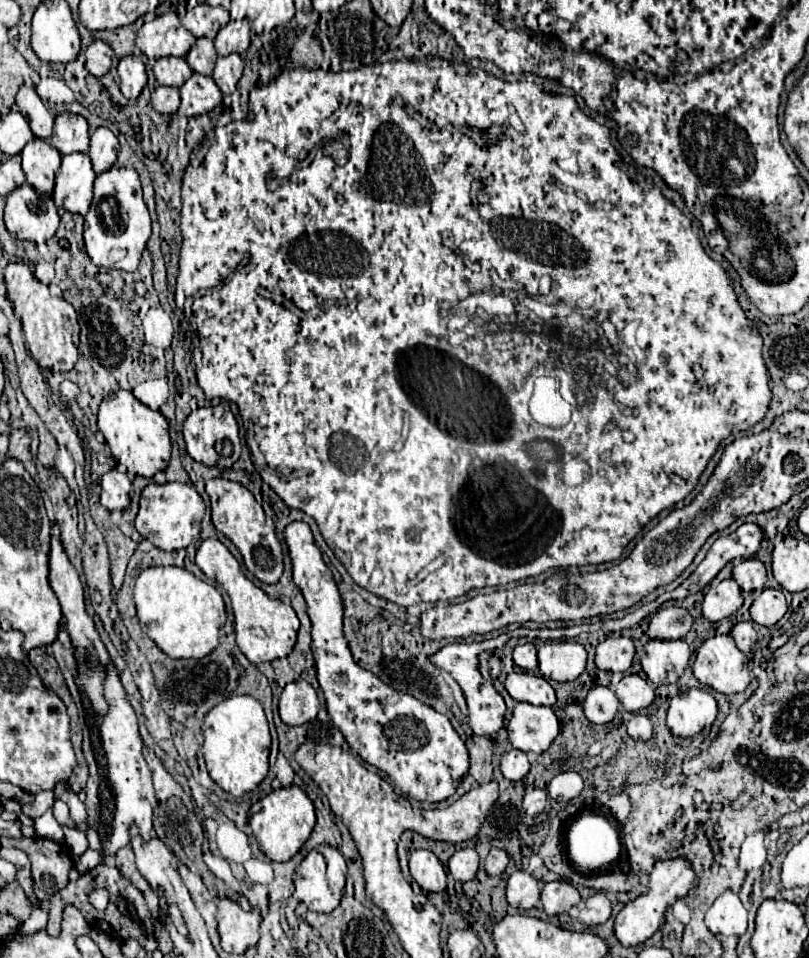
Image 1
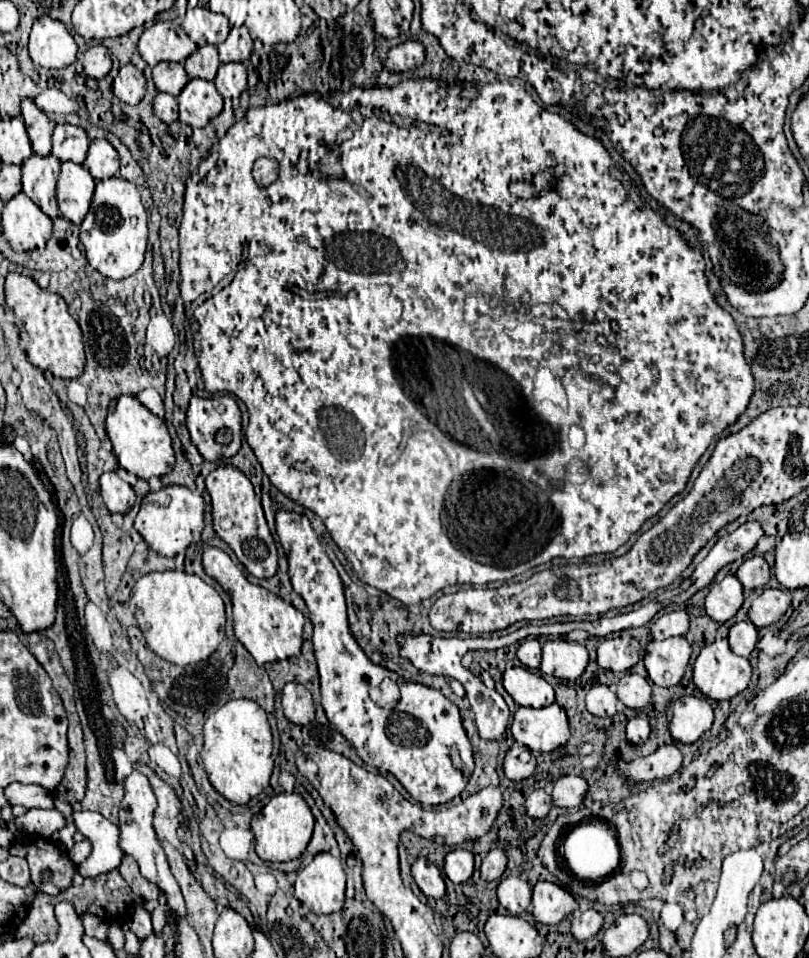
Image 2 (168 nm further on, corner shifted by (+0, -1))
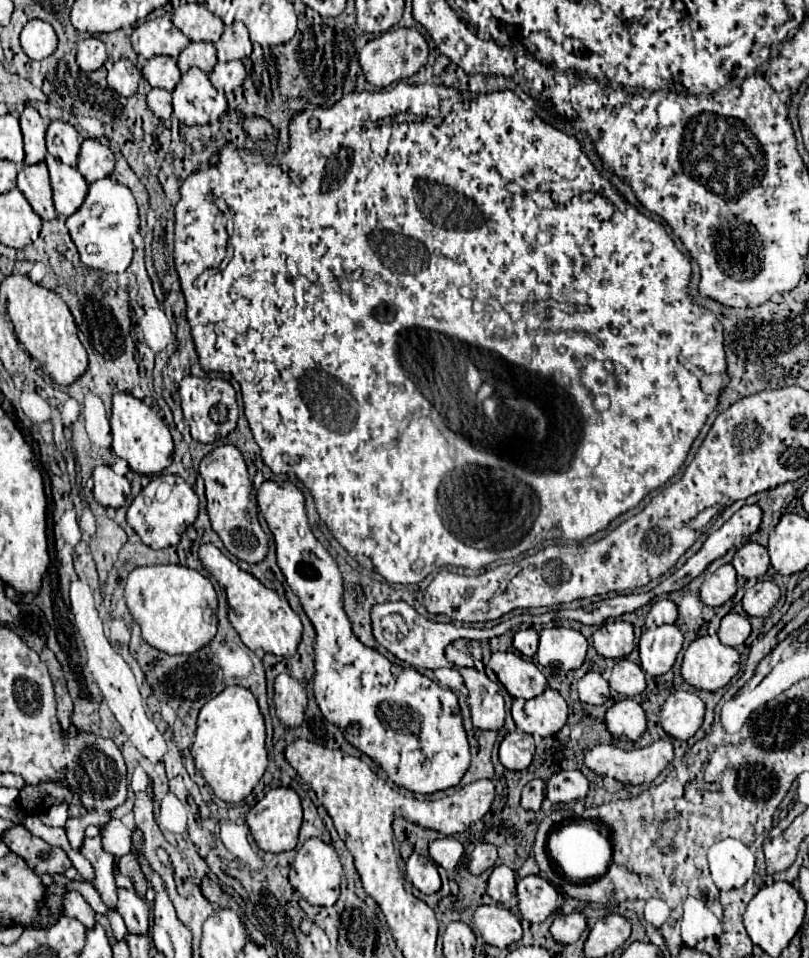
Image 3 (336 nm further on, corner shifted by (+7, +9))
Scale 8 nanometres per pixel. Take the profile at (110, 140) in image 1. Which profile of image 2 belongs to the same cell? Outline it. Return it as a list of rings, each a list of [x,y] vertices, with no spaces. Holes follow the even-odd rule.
[[[93,139],[89,145],[87,159],[83,163],[89,173],[99,181],[117,175],[119,171],[119,155],[115,147],[107,139]]]

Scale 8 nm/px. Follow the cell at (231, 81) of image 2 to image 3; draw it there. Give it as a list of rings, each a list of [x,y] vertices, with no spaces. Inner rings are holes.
[[[228,61],[228,63],[218,63],[214,71],[210,73],[210,81],[218,91],[230,93],[236,87],[240,87],[246,79],[246,71],[242,61]]]

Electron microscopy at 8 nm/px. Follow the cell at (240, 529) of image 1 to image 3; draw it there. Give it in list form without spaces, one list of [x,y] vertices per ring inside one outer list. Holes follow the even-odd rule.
[[[232,443],[218,445],[200,461],[198,471],[206,485],[208,515],[212,521],[212,529],[220,535],[224,547],[240,561],[246,561],[250,565],[260,563],[268,553],[268,539],[256,517],[256,505],[252,499],[254,489],[242,453]]]

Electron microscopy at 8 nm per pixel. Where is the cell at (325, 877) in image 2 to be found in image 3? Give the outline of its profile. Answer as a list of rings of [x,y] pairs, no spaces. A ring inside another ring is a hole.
[[[308,839],[302,845],[302,849],[298,849],[296,859],[290,865],[290,883],[294,891],[298,891],[310,905],[330,907],[339,898],[340,881],[342,881],[342,865],[334,847],[324,843],[322,839]]]

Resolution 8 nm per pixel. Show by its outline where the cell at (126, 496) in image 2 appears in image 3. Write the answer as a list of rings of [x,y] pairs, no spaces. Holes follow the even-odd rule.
[[[100,465],[94,469],[94,499],[102,507],[122,507],[126,503],[126,497],[130,495],[130,483],[126,477],[120,477],[112,471],[108,465]]]

